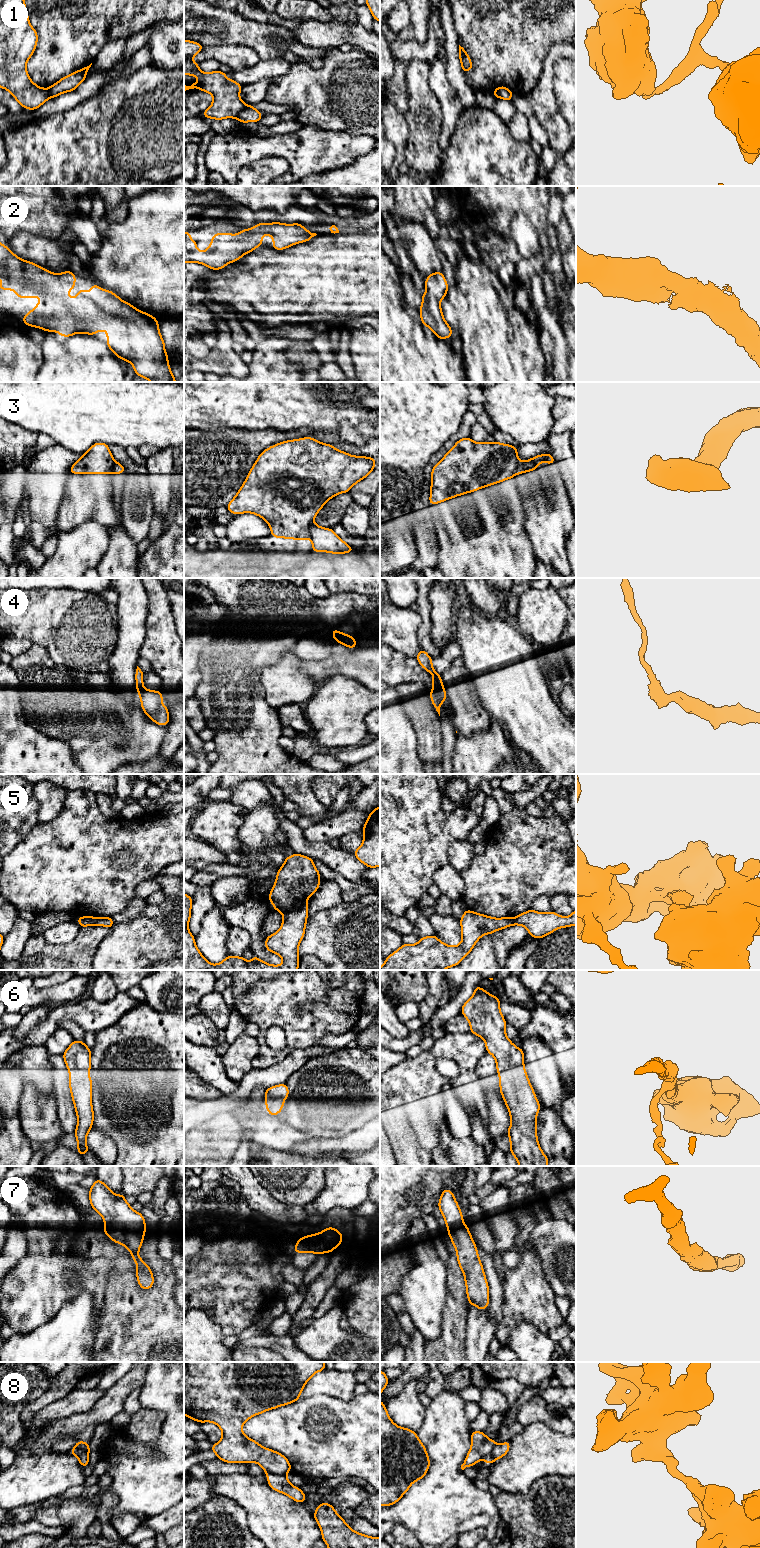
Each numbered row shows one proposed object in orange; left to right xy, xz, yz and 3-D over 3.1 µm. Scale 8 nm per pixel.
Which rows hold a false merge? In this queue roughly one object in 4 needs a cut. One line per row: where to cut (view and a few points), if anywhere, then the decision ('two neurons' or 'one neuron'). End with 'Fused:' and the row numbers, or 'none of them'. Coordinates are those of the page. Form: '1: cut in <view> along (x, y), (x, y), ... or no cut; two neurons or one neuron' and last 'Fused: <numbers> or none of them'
1: cut in xz along (247, 106), (236, 117); two neurons
2: no cut; one neuron
3: cut in xz along (312, 521), (309, 537); two neurons
4: cut in yz along (442, 686), (434, 689); two neurons
5: cut in xz along (304, 902), (293, 906), (283, 914); two neurons
6: no cut; one neuron
7: no cut; one neuron
8: cut in xz along (266, 1472), (285, 1476); two neurons
Fused: 1, 3, 4, 5, 8

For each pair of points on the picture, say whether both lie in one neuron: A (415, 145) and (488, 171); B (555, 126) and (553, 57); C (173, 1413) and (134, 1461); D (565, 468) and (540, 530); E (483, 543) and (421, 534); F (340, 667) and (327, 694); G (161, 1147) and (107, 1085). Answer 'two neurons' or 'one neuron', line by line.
A: two neurons
B: one neuron
C: one neuron
D: two neurons
E: two neurons
F: two neurons
G: one neuron

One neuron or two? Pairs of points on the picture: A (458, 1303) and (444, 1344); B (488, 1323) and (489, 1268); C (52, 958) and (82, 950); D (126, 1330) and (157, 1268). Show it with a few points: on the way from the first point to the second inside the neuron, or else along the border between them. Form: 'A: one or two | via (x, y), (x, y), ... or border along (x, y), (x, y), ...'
A: one | via (455, 1313), (453, 1334)
B: one | via (495, 1309), (494, 1282)
C: one | via (59, 958), (75, 957)
D: one | via (141, 1315), (159, 1297), (159, 1283)

